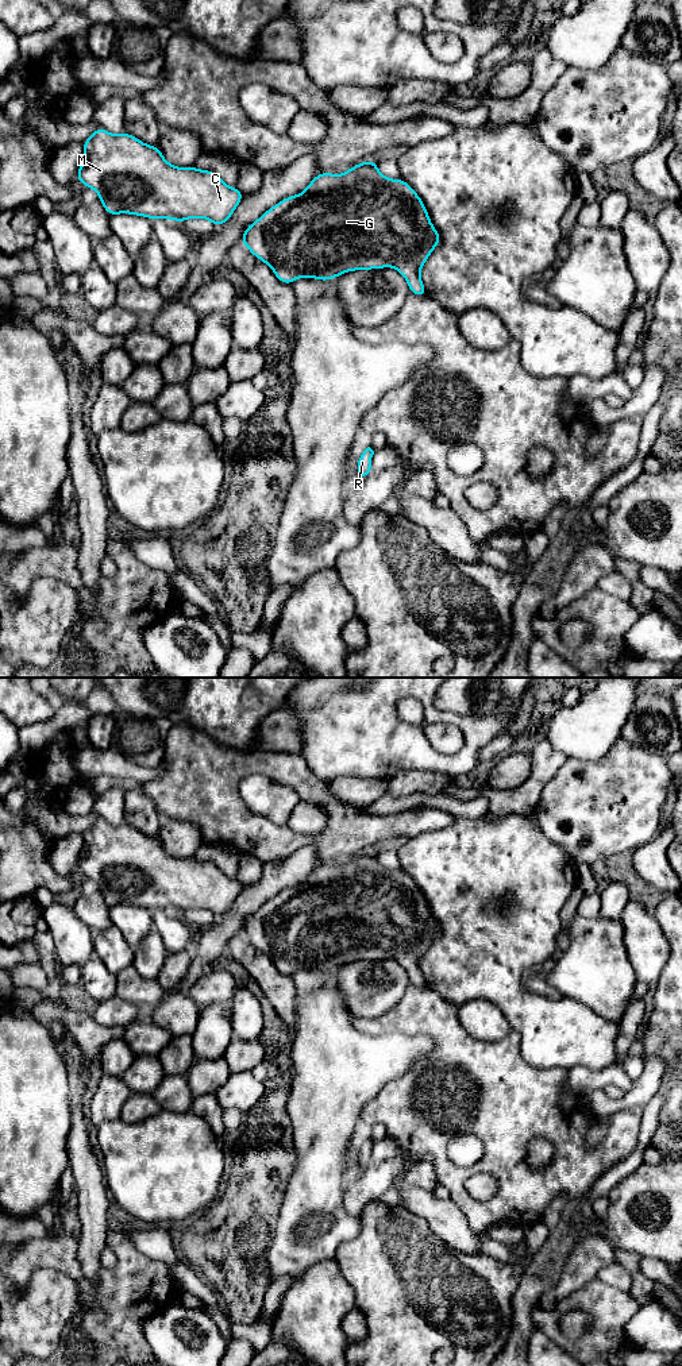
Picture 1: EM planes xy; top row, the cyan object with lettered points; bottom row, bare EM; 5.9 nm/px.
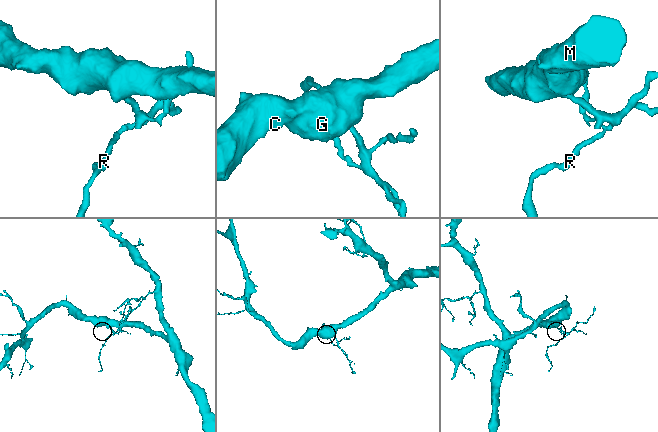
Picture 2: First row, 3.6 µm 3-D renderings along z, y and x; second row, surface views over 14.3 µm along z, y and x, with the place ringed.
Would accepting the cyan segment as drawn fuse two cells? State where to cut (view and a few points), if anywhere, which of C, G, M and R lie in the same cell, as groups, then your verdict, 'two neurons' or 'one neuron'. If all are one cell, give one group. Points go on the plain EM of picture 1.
no cut; C G M R; one neuron

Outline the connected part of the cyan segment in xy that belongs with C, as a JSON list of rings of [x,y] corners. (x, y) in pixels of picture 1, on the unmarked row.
[[[97,817],[93,826],[82,833],[82,838],[77,872],[99,884],[99,891],[109,907],[128,904],[178,914],[208,910],[215,918],[221,918],[244,887],[238,879],[224,875],[215,863],[170,856],[158,837],[146,836],[128,823],[112,826]]]

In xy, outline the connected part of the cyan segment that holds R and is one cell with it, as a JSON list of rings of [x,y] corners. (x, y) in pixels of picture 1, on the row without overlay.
[[[367,1138],[362,1146],[357,1150],[358,1153],[358,1158],[355,1161],[357,1166],[361,1168],[362,1170],[366,1170],[370,1164],[373,1162],[371,1161],[371,1149],[374,1146],[374,1142]]]

